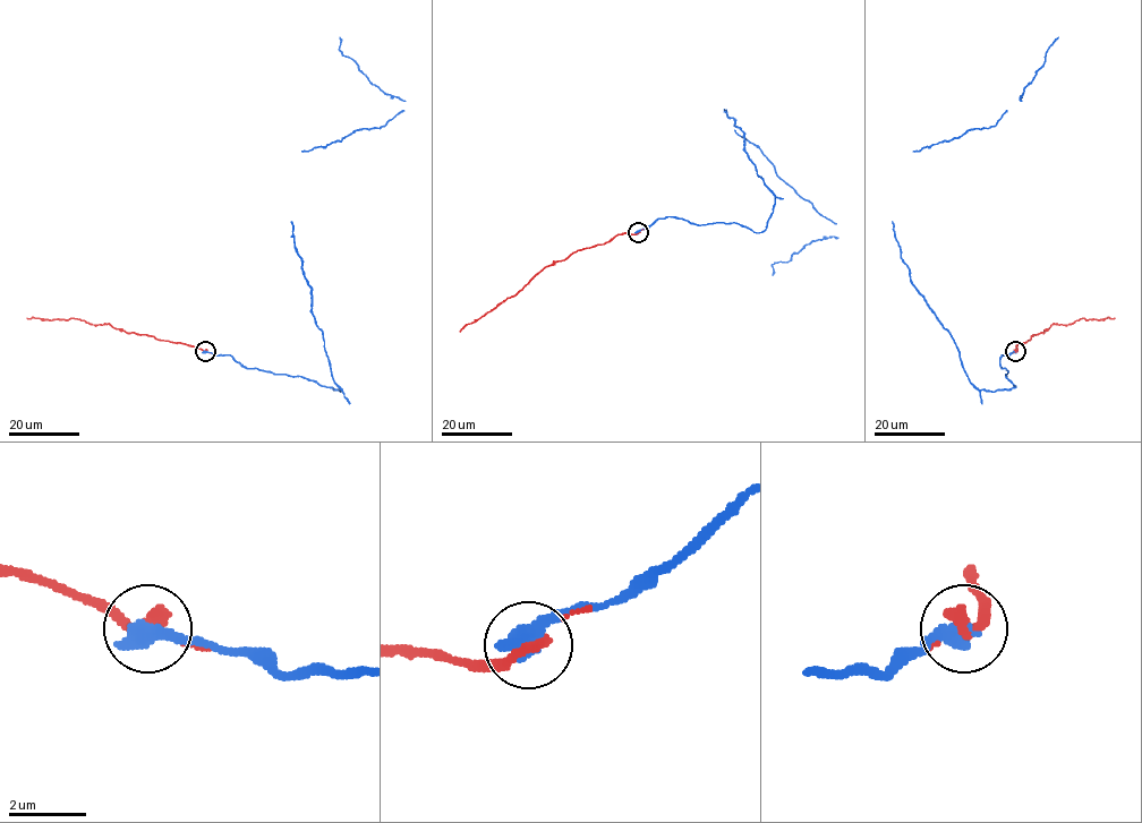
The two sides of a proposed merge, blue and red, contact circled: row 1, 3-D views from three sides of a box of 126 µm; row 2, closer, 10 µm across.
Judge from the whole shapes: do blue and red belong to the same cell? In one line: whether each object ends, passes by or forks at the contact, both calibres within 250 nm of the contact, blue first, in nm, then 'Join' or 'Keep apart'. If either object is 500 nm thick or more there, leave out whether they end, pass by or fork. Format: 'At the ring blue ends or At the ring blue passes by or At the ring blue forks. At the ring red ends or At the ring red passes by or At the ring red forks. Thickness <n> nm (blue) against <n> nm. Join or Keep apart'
Thickness 500 nm (blue) against 320 nm. Join

